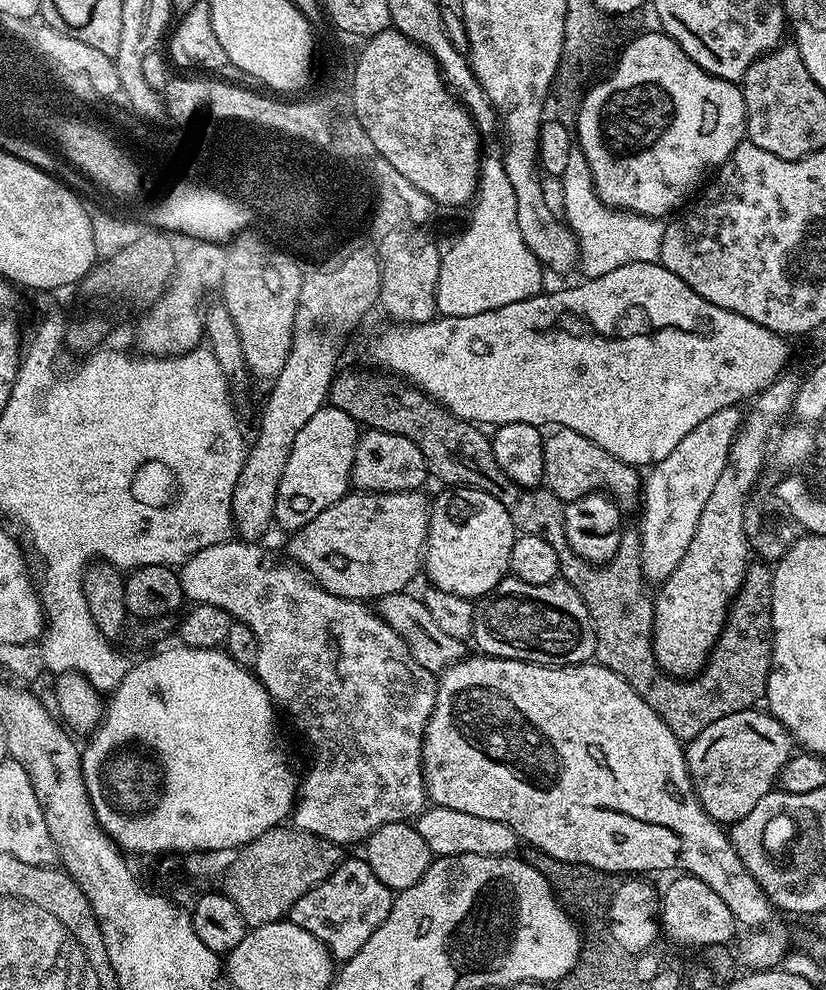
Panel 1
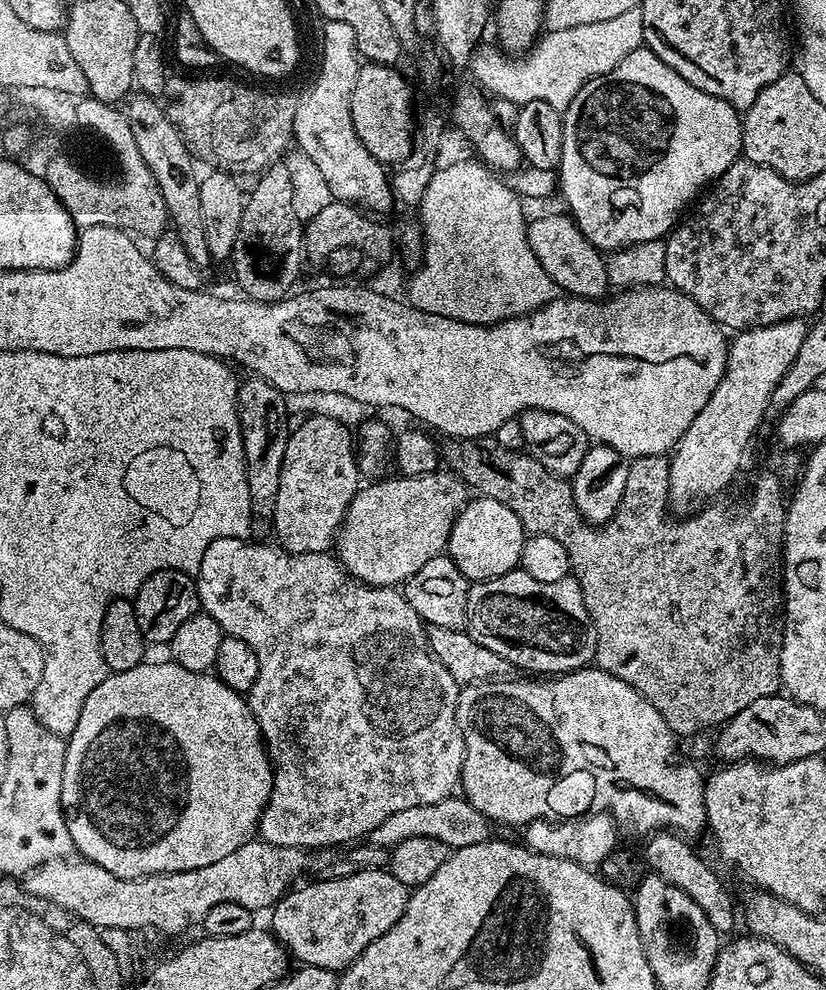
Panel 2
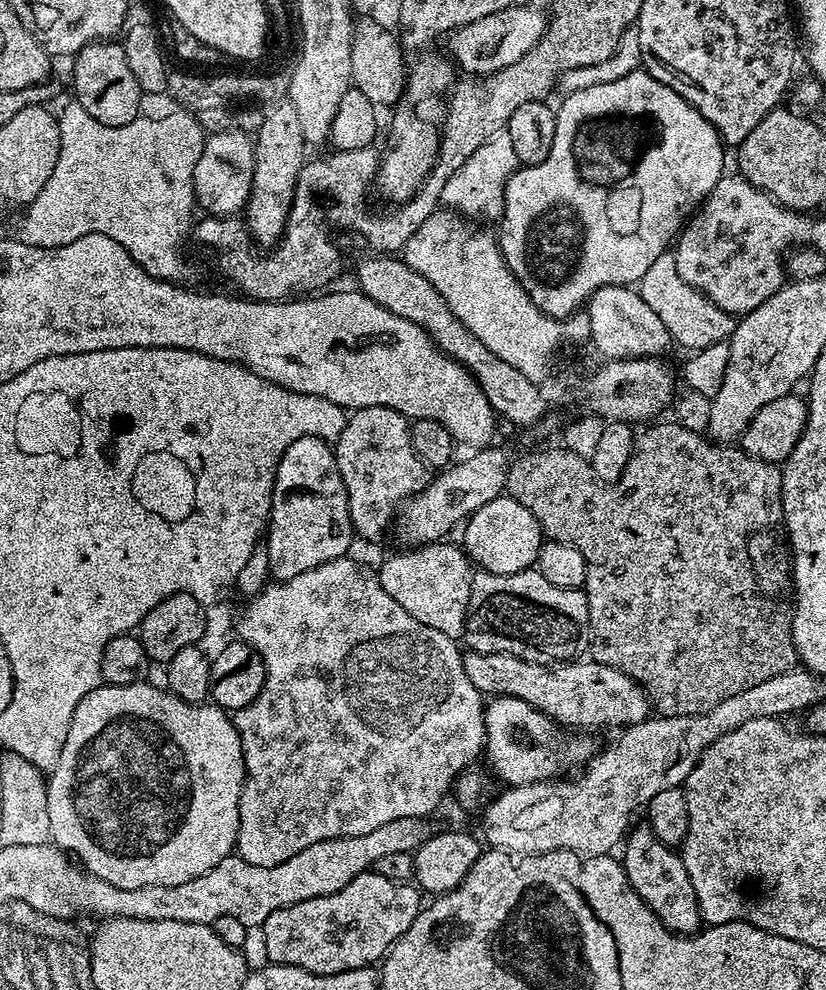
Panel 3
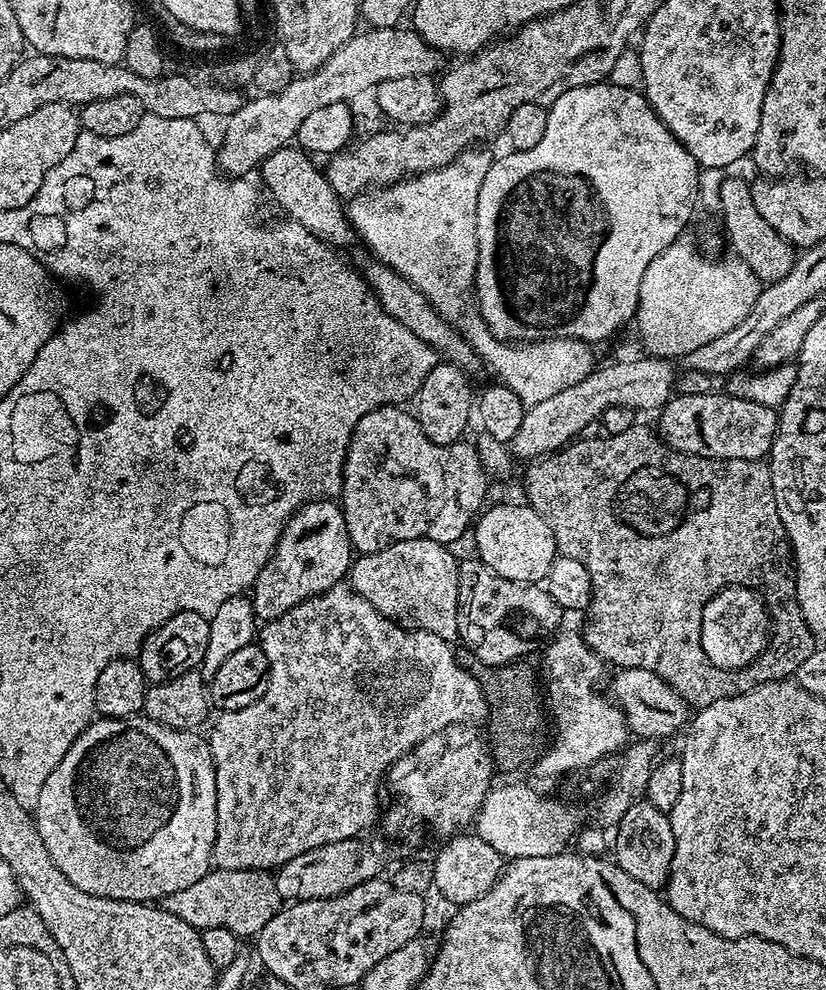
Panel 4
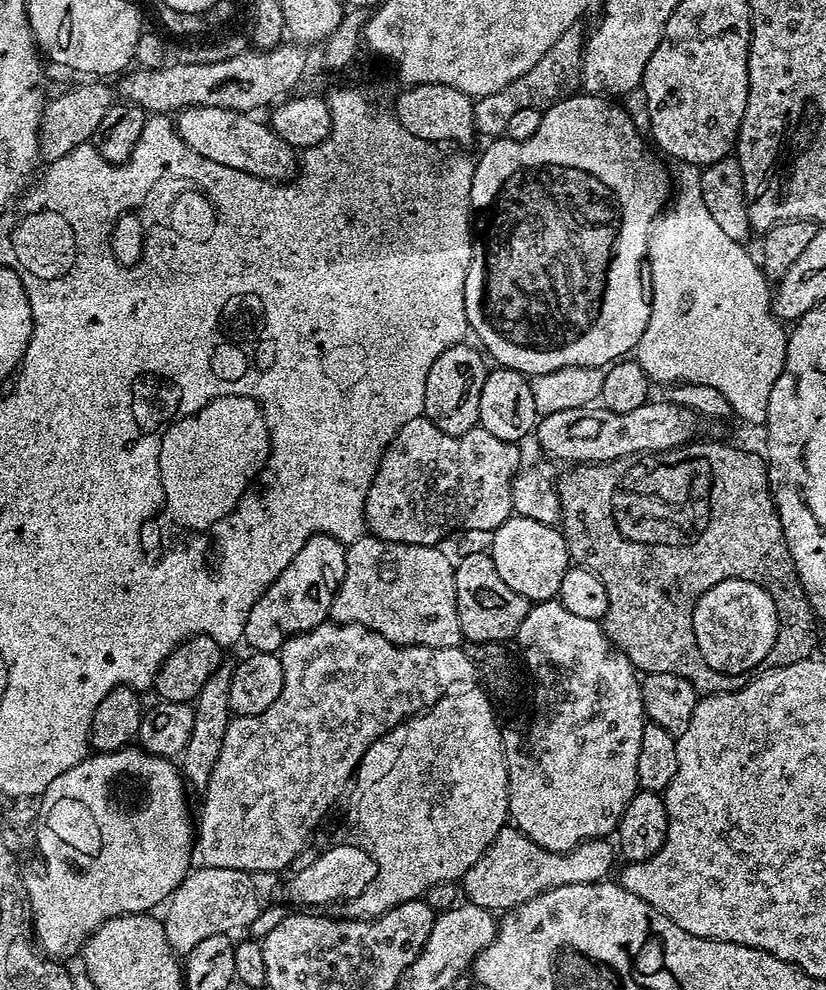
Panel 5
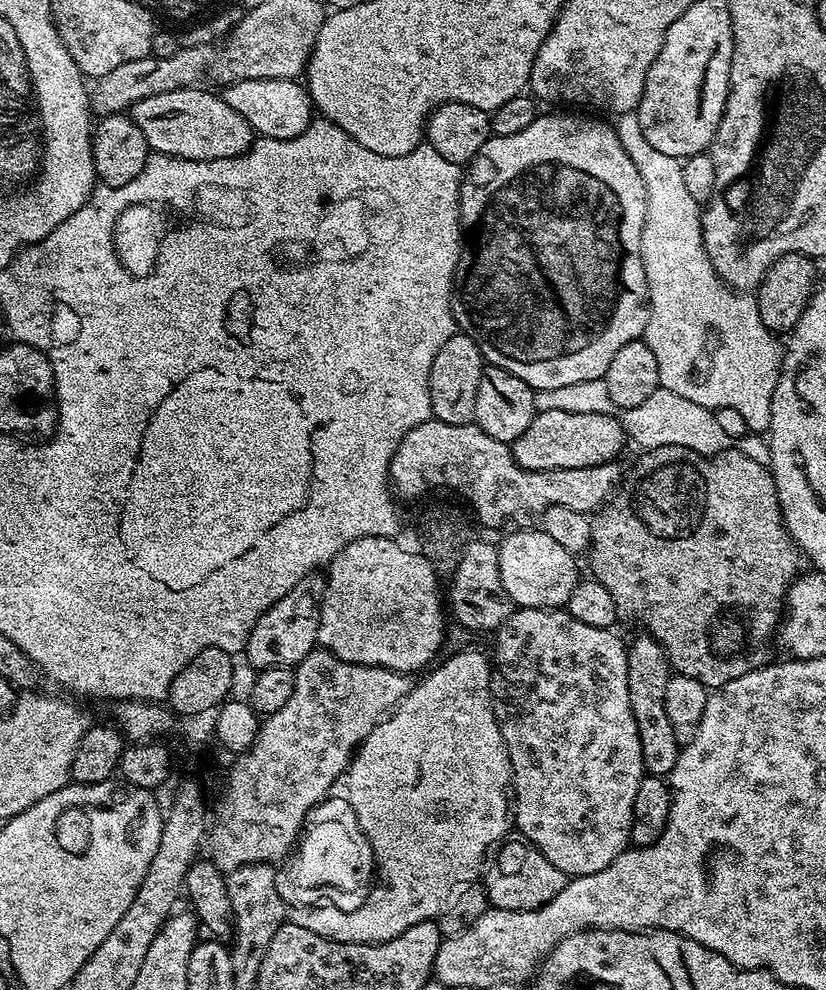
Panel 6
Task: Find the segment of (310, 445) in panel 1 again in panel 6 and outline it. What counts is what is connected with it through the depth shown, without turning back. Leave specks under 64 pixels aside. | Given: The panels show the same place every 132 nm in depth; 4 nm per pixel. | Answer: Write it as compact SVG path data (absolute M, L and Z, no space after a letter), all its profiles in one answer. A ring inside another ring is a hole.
M316 574L309 576L294 590L290 590L290 594L274 602L274 606L270 606L270 610L266 610L262 618L258 618L258 622L254 622L254 630L250 630L246 649L246 657L253 664L253 669L295 669L302 662L302 658L306 658L306 654L313 652L320 625L318 593L322 588L322 580L318 577Z

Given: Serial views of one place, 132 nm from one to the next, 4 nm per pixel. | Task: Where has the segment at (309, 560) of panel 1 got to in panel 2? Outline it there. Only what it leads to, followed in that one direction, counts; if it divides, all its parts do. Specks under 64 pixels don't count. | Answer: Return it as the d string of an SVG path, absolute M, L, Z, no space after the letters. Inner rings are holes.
M447 470L421 476L396 474L369 484L357 492L340 525L338 559L351 576L370 588L403 586L430 558L447 549L450 530L470 499L470 489Z

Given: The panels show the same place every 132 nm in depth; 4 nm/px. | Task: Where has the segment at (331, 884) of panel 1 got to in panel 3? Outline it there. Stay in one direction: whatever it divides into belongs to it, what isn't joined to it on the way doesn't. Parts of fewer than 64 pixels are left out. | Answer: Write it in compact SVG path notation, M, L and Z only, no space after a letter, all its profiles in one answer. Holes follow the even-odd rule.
M371 870L363 872L358 874L358 878L354 878L354 882L342 886L342 890L334 894L310 898L306 902L291 904L282 910L274 910L262 925L264 952L273 964L298 966L314 974L342 974L342 970L367 968L383 961L392 943L402 938L406 930L410 930L410 922L414 922L422 907L419 895L421 896L421 893L411 883L390 882L390 878L382 878L382 874Z

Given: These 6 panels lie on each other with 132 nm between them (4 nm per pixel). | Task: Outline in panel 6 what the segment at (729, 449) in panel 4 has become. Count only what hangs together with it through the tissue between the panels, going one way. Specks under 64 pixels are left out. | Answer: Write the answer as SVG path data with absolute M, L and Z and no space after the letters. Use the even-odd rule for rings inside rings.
M546 410L536 413L530 426L526 427L526 430L510 444L510 447L512 456L523 468L531 472L541 472L559 468L598 466L615 461L616 455L624 448L624 440L626 441L626 433L615 415L570 414L570 410Z

